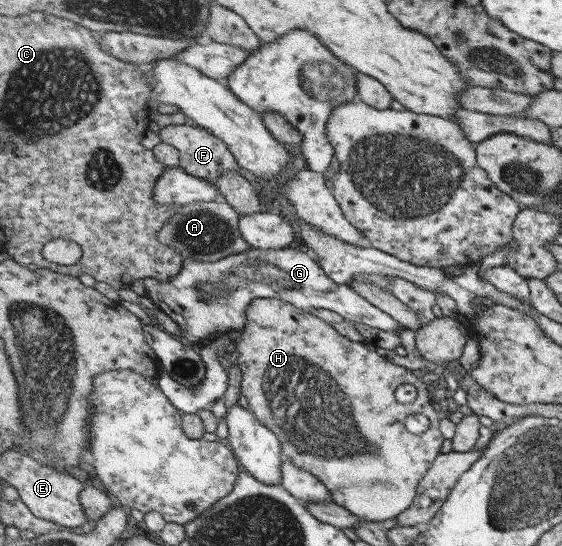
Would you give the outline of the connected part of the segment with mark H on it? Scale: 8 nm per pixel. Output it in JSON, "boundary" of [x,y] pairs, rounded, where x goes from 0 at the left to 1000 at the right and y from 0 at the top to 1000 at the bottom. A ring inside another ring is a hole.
{"boundary":[[[464,546],[464,548],[452,548],[448,551],[447,562],[441,566],[440,571],[440,592],[436,593],[436,599],[431,604],[429,617],[423,625],[416,626],[420,641],[422,641],[422,667],[431,681],[431,698],[429,698],[429,714],[427,718],[434,722],[440,729],[441,736],[441,747],[448,749],[456,762],[472,777],[477,784],[482,784],[500,806],[505,835],[512,835],[512,839],[521,842],[521,848],[525,852],[530,852],[534,857],[539,857],[541,861],[552,863],[559,872],[568,874],[571,881],[584,892],[584,897],[589,901],[589,907],[593,908],[593,919],[603,925],[612,927],[612,930],[617,930],[623,938],[628,938],[633,945],[639,945],[641,949],[646,949],[646,952],[651,954],[662,954],[678,958],[681,952],[694,952],[705,951],[708,943],[715,943],[719,936],[724,934],[724,930],[730,930],[735,925],[735,919],[738,918],[740,908],[746,907],[746,886],[747,881],[760,870],[760,864],[767,861],[770,855],[770,850],[774,850],[774,842],[781,839],[783,832],[790,832],[790,791],[783,791],[783,769],[790,769],[790,762],[783,755],[783,745],[778,744],[778,733],[769,731],[769,725],[778,725],[781,722],[770,722],[767,716],[767,701],[769,692],[760,690],[758,687],[744,685],[738,689],[733,679],[717,674],[715,670],[708,670],[705,667],[699,667],[698,663],[690,663],[687,656],[674,652],[673,645],[667,645],[665,639],[658,637],[655,634],[653,626],[630,626],[630,623],[623,623],[623,619],[617,619],[616,615],[609,615],[591,593],[578,590],[573,586],[573,582],[566,582],[566,579],[559,579],[559,575],[552,575],[552,571],[537,568],[536,564],[530,564],[525,557],[520,557],[518,553],[498,549],[496,546]],[[715,703],[737,703],[740,711],[744,711],[744,729],[740,729],[740,736],[733,736],[733,740],[712,740],[708,733],[705,733],[705,714],[715,707]],[[754,756],[762,766],[767,769],[765,788],[760,788],[754,791],[754,795],[733,795],[733,791],[726,791],[726,786],[722,784],[721,773],[724,771],[726,762],[733,762],[735,758],[751,758]]]}

